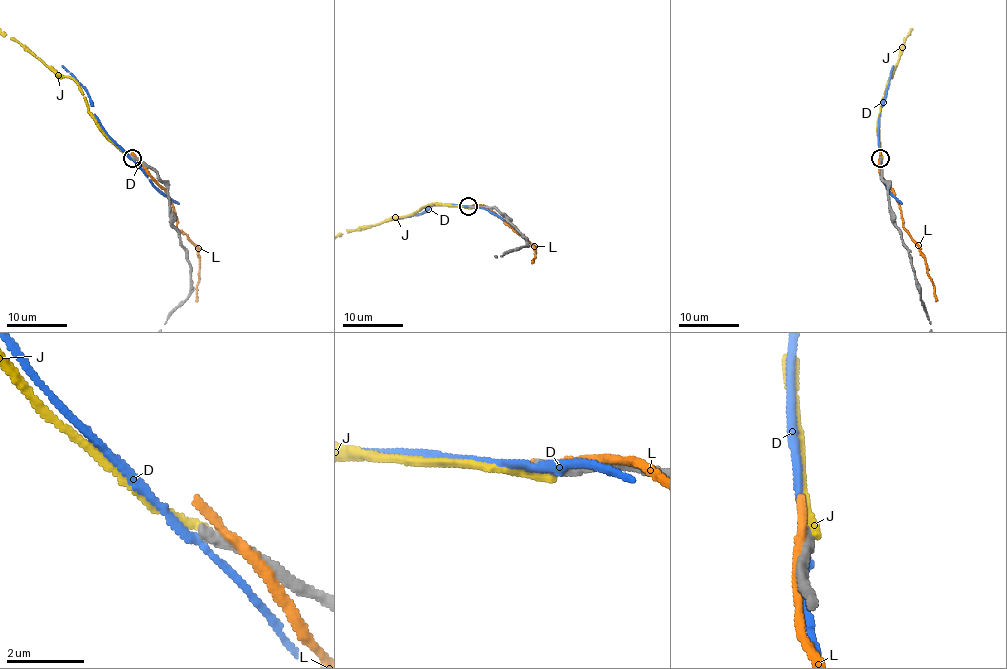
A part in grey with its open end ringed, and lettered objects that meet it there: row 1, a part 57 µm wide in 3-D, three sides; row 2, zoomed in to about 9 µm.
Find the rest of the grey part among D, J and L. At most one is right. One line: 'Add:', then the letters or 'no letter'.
Add: no letter

